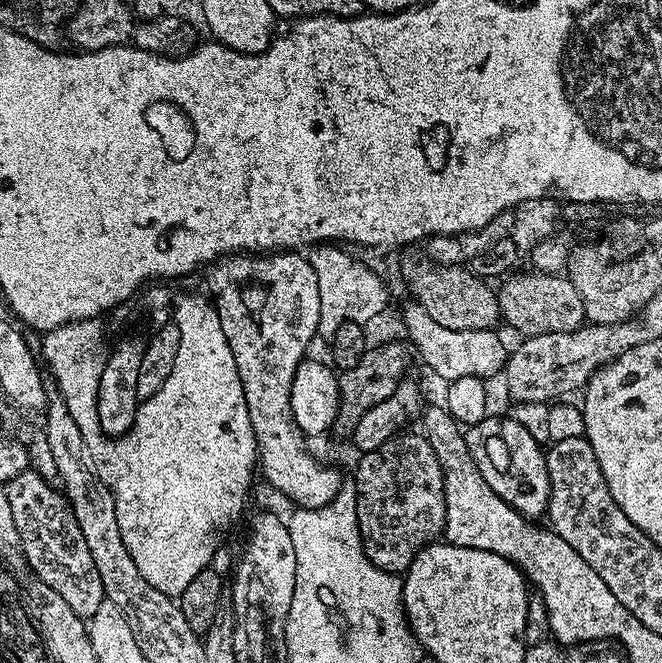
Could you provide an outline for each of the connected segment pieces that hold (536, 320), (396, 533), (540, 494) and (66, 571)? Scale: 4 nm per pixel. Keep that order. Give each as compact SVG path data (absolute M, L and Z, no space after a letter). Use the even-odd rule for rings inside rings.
M529 270L521 276L512 274L499 285L500 315L503 323L509 324L521 337L538 334L562 334L573 332L585 323L582 294L574 286L571 278L564 274L549 275L546 272Z
M397 434L392 439L382 442L378 450L370 450L359 457L360 465L356 468L356 481L354 487L356 490L356 513L358 514L358 526L360 527L360 537L364 540L364 553L372 560L374 566L378 566L387 572L403 574L407 572L408 567L412 565L414 557L423 550L427 544L435 544L443 537L444 527L446 526L446 494L444 493L444 471L440 465L438 454L432 448L432 443L428 437L423 434L417 436L404 436L408 434Z
M486 418L481 424L469 427L466 432L468 449L477 462L482 462L482 471L486 482L505 502L514 510L529 518L543 517L548 511L548 495L550 494L550 482L548 481L548 458L542 444L531 436L525 426L511 418L505 420L492 420Z
M35 470L24 471L14 481L16 489L11 489L10 506L18 526L20 548L28 555L29 566L36 571L35 579L58 590L74 614L91 618L94 610L106 602L102 579L68 501L48 484L51 483Z

